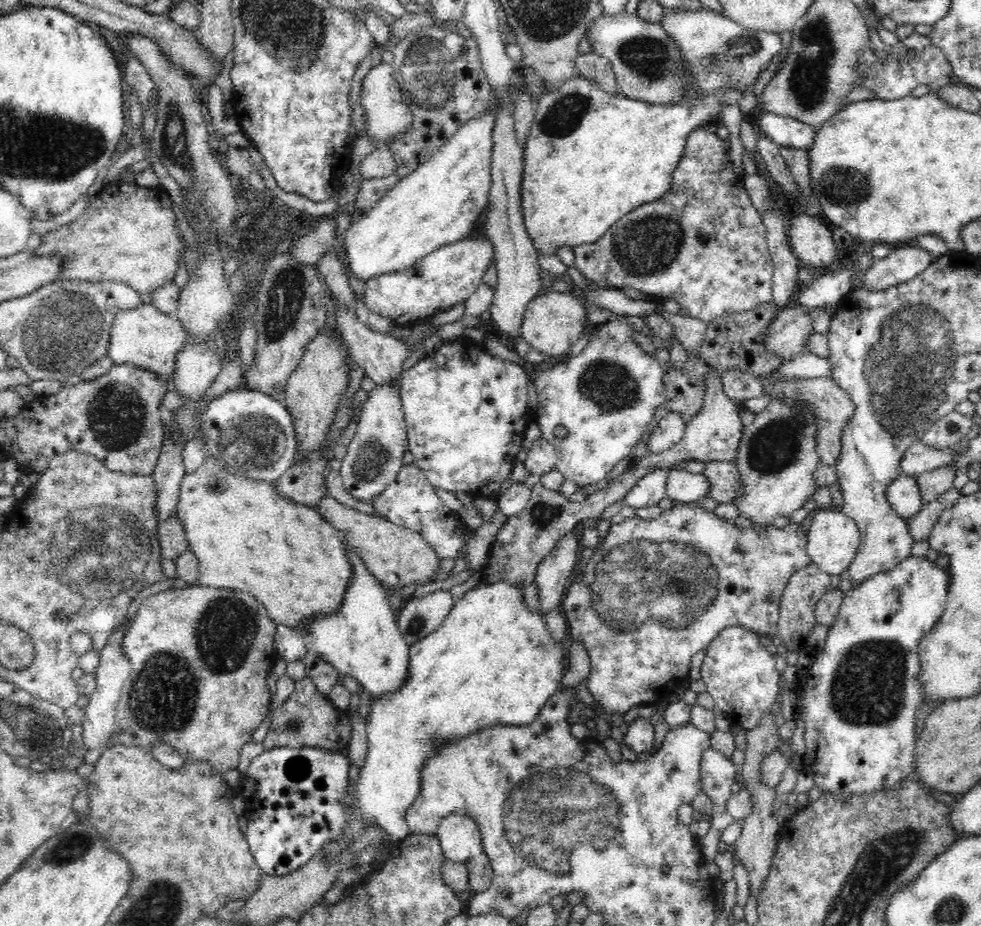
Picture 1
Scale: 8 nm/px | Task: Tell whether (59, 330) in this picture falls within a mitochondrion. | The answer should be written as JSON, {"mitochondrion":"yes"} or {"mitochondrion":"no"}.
{"mitochondrion":"yes"}

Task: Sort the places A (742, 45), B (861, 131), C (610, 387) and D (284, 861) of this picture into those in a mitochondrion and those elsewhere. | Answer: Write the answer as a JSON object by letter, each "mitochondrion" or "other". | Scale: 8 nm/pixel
{"A":"mitochondrion","B":"other","C":"mitochondrion","D":"other"}

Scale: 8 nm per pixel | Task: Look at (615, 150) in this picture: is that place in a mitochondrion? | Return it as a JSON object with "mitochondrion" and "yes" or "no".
{"mitochondrion":"no"}

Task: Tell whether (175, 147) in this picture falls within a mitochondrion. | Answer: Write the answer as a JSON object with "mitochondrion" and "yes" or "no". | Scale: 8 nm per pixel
{"mitochondrion":"yes"}

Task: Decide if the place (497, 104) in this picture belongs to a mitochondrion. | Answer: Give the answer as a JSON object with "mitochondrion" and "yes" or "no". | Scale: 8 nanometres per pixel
{"mitochondrion":"no"}

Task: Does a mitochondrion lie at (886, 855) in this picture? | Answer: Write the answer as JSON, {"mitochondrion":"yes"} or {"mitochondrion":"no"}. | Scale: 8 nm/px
{"mitochondrion":"yes"}

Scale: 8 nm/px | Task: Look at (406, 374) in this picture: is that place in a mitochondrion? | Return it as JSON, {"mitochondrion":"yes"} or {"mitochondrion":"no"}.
{"mitochondrion":"no"}

